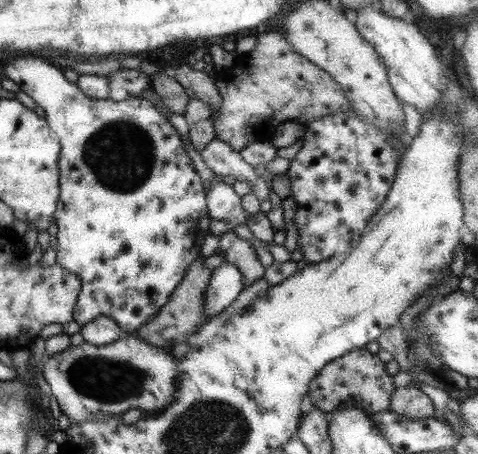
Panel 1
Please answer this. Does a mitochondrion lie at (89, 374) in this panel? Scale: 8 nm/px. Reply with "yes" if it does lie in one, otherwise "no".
yes

